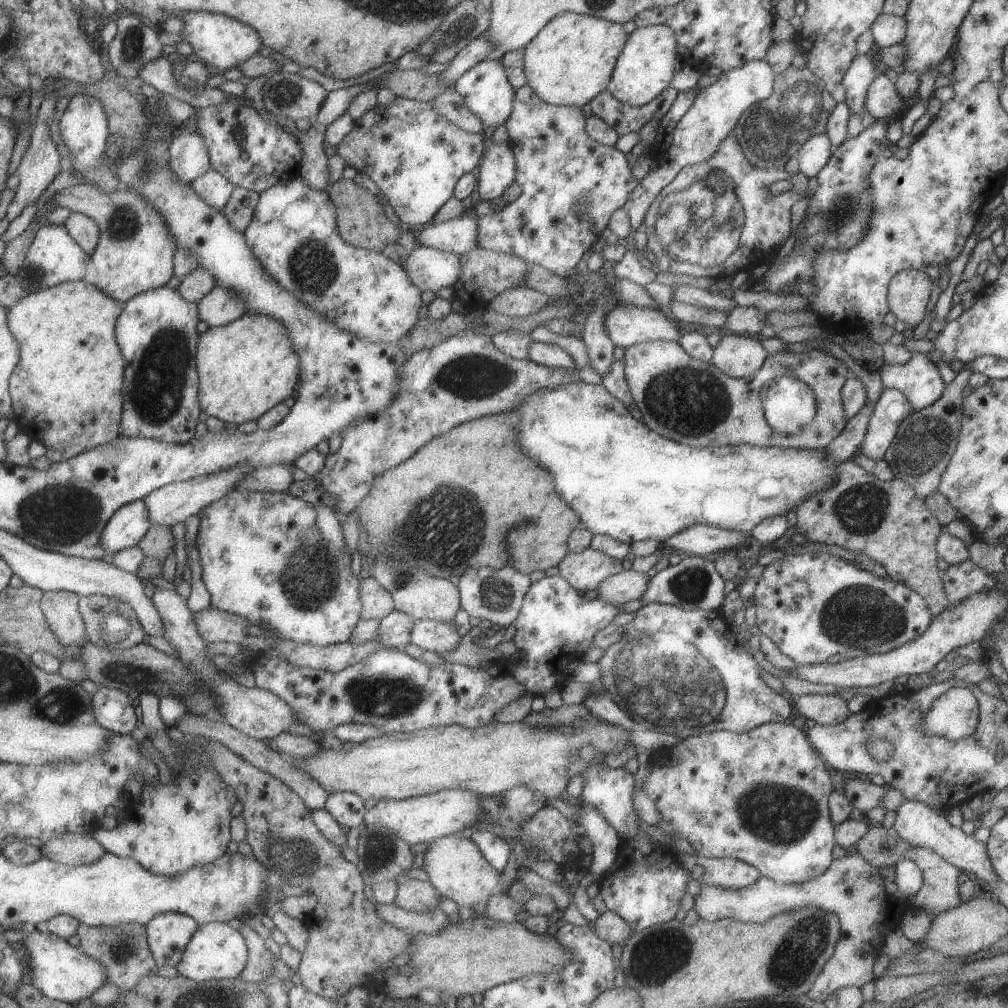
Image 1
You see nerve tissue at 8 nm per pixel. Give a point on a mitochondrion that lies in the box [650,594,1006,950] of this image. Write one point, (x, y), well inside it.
(783, 816)

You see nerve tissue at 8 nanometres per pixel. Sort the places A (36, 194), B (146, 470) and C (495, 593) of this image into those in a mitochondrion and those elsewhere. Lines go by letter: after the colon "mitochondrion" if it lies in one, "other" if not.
A: other
B: other
C: mitochondrion

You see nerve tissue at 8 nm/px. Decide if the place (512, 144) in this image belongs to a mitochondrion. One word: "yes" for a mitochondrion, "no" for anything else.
no

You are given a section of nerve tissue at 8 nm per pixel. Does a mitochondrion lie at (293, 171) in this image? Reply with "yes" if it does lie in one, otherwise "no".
no

